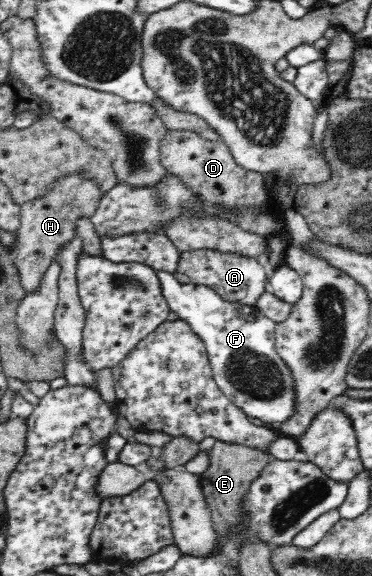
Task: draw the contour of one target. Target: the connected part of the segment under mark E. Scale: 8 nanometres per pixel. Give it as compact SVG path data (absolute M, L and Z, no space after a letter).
M216 440L208 452L208 469L200 476L200 483L211 509L211 520L217 533L224 535L226 529L240 519L240 499L246 495L250 483L254 481L272 457L266 451L242 444L228 444Z

